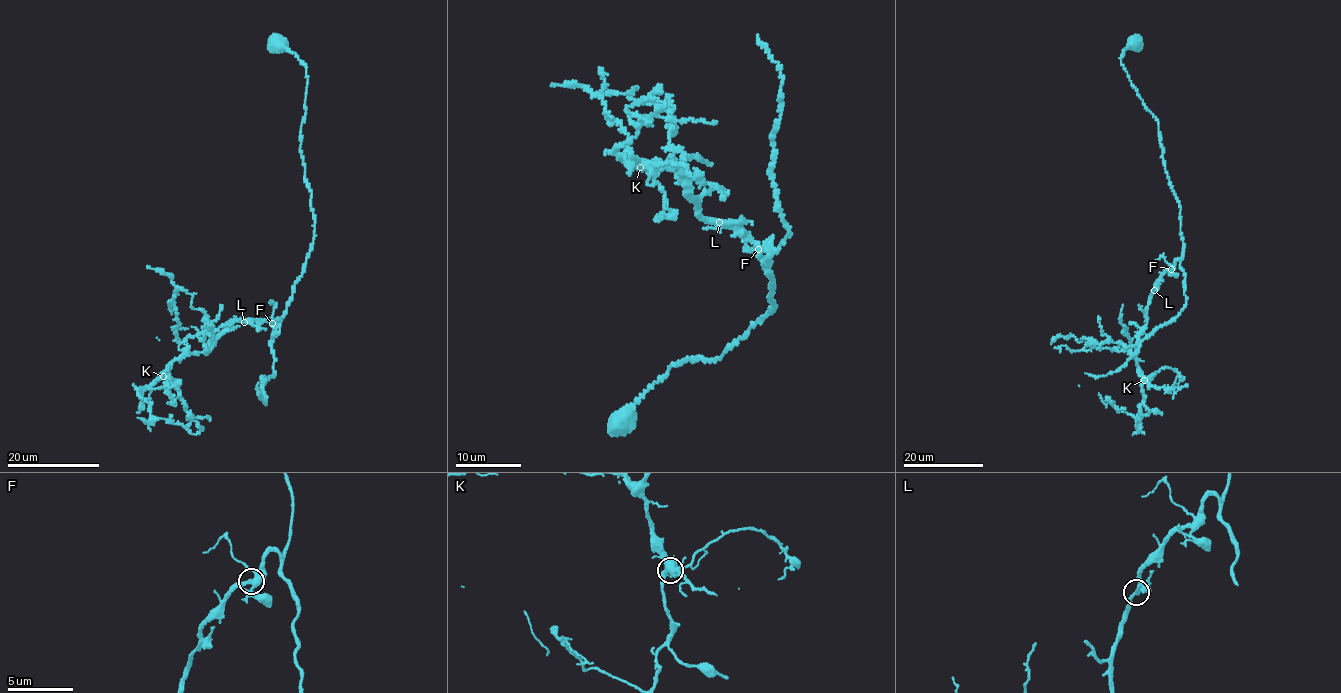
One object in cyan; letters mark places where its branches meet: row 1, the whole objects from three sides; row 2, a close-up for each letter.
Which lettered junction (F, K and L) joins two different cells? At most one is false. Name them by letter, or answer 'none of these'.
none of these

